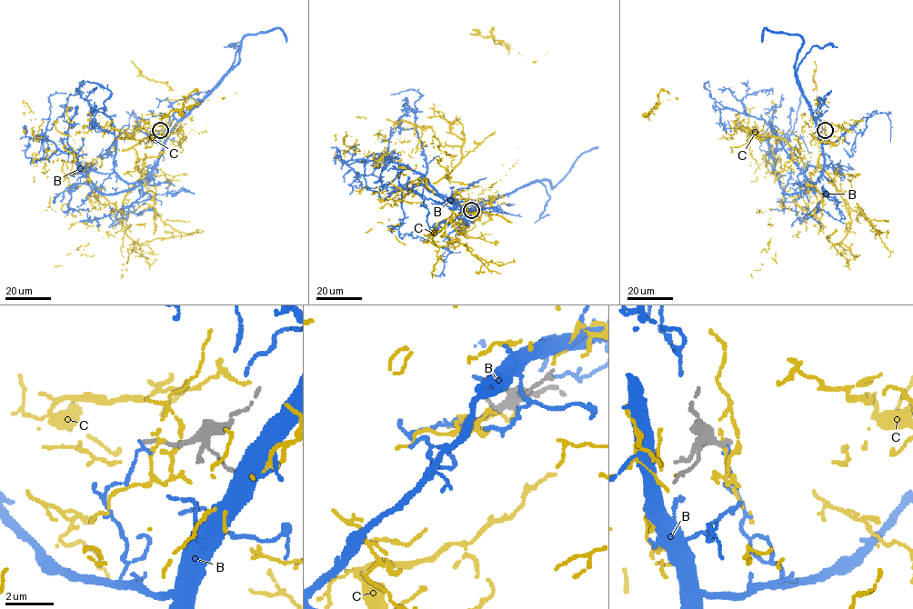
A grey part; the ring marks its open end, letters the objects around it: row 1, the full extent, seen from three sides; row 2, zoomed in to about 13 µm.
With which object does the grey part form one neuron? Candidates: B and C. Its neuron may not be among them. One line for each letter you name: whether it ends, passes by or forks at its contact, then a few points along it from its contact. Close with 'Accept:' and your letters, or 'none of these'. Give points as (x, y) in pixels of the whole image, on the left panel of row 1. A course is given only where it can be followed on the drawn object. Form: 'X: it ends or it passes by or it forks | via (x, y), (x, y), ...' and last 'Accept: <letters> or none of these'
Accept: none of these

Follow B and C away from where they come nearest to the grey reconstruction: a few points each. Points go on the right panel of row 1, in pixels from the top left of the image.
B: (825, 130), (823, 172), (810, 188), (787, 194), (772, 154), (776, 140), (792, 133), (802, 94)
C: (825, 129), (809, 179), (784, 164), (793, 148), (811, 152), (797, 196), (758, 211), (771, 239), (752, 278)

